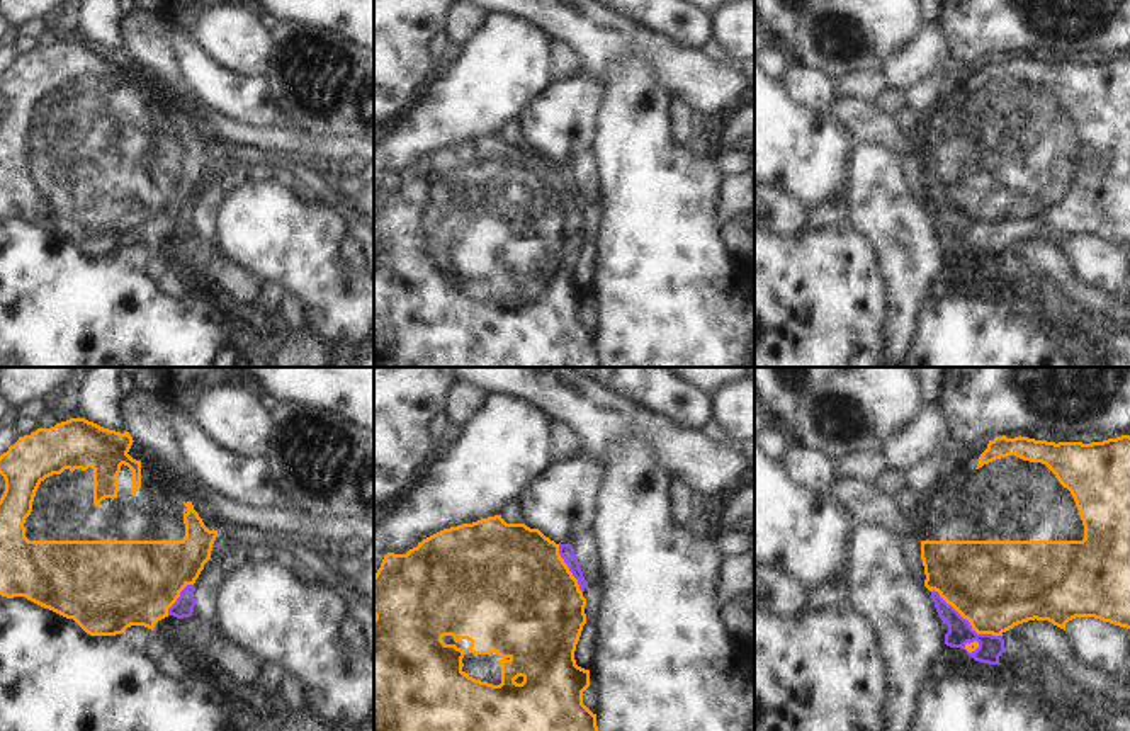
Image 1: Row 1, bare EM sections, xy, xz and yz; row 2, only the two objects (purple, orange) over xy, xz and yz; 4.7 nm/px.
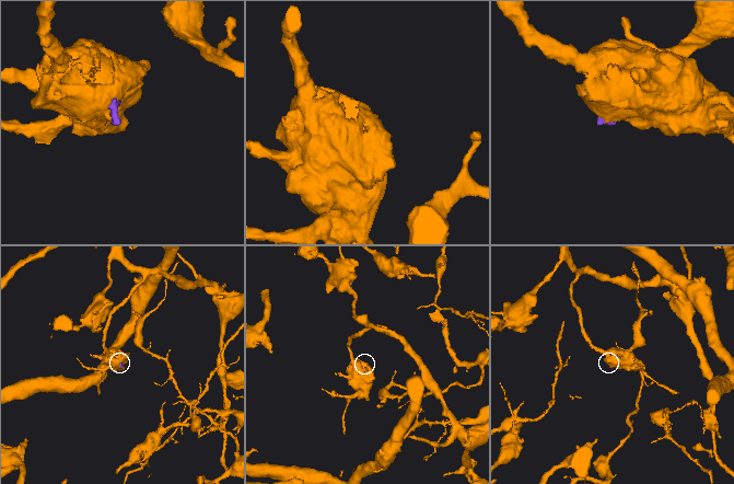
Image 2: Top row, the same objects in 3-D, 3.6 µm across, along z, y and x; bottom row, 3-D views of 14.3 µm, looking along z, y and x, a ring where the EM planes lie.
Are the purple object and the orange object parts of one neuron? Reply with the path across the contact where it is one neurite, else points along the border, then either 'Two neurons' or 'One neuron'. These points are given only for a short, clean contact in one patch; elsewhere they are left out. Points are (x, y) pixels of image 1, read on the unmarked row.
Path across: yz (960, 250), (967, 240), (996, 204). One neuron.

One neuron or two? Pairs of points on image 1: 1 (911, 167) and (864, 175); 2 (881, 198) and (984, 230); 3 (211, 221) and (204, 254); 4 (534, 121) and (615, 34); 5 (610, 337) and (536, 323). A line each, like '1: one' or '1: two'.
1: one
2: two
3: two
4: two
5: two

